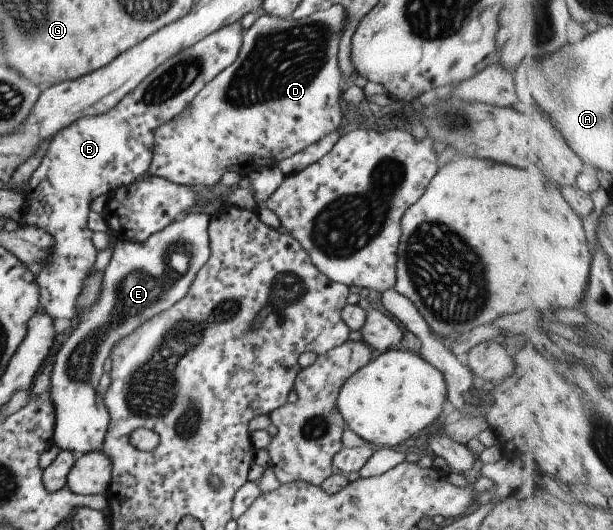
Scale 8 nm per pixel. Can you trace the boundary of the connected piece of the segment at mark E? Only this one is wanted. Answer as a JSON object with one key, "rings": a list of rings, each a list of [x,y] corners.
{"rings":[[[197,209],[169,224],[167,228],[153,233],[145,241],[118,240],[116,242],[109,265],[103,271],[99,298],[95,300],[95,304],[89,308],[89,312],[80,320],[69,338],[62,338],[64,345],[55,356],[49,394],[55,406],[53,442],[59,448],[68,451],[77,450],[81,454],[102,450],[111,415],[105,406],[104,395],[99,391],[99,379],[110,363],[111,348],[129,332],[133,332],[137,326],[171,308],[189,292],[195,275],[205,266],[210,255],[209,220],[211,218],[206,211]]]}

